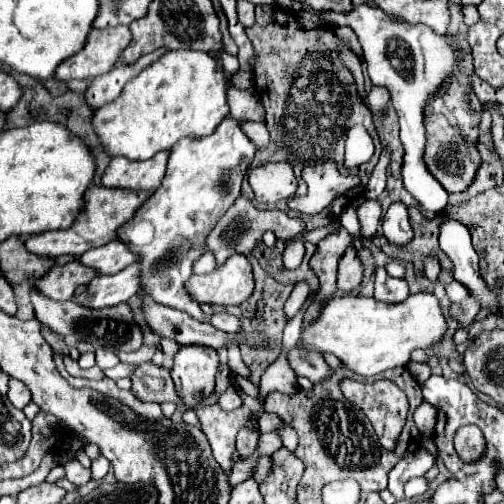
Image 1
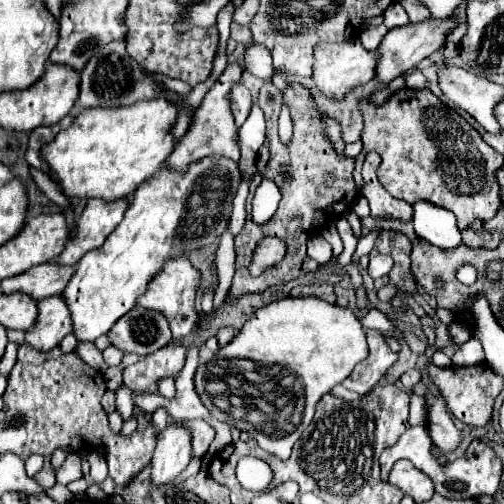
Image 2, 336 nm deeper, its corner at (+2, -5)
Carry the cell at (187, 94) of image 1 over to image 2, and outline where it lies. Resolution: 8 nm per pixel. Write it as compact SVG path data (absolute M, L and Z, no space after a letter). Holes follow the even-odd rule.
M163 98L119 108L89 108L43 148L43 158L55 178L59 178L61 190L69 200L101 198L111 202L133 194L143 180L159 172L177 144L171 134L175 118L177 108Z

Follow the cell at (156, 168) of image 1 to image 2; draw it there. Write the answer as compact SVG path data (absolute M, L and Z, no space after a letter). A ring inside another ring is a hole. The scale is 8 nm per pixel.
M119 198L113 202L89 200L77 220L77 234L69 238L67 248L59 256L59 262L67 266L77 264L85 252L99 248L107 240L109 232L119 226L127 206L127 198Z

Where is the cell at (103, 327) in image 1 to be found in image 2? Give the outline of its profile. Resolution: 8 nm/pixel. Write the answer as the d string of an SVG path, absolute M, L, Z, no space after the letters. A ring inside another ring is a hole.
M135 306L127 316L121 316L121 320L115 322L115 328L107 332L107 338L125 354L133 352L147 356L171 340L171 330L161 312Z

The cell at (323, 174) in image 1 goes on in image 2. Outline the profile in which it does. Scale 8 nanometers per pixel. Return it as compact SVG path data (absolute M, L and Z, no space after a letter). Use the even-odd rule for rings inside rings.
M405 88L395 94L383 104L375 106L369 100L359 100L359 110L365 120L365 128L361 134L363 150L355 160L355 182L363 184L361 180L361 166L365 160L365 152L375 150L381 156L381 166L377 170L377 177L383 186L389 186L389 194L395 198L401 198L409 204L415 204L417 200L429 200L437 206L443 206L451 210L457 216L457 226L463 230L473 220L489 220L495 216L495 212L501 206L499 200L499 182L495 180L495 172L503 164L503 156L495 152L491 146L487 146L481 136L477 134L471 124L461 118L455 110L447 108L433 92L421 90L421 96L417 90Z

